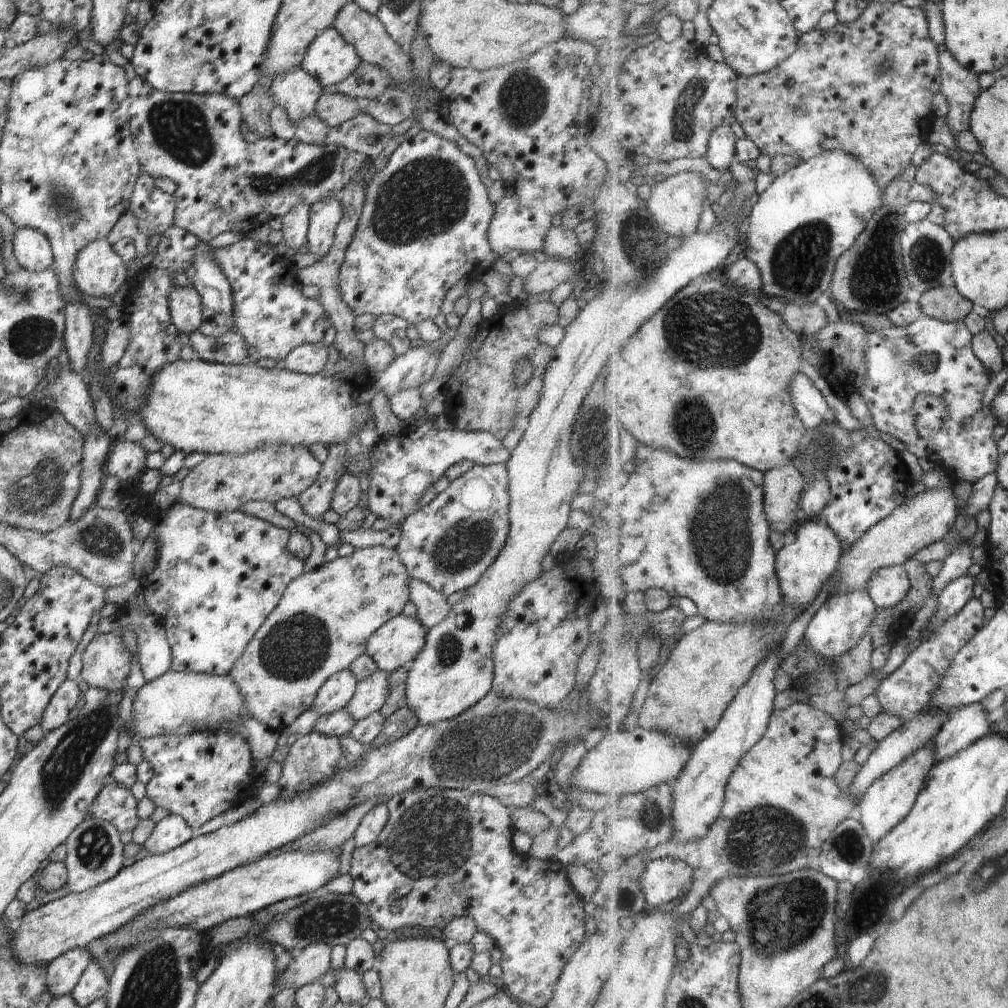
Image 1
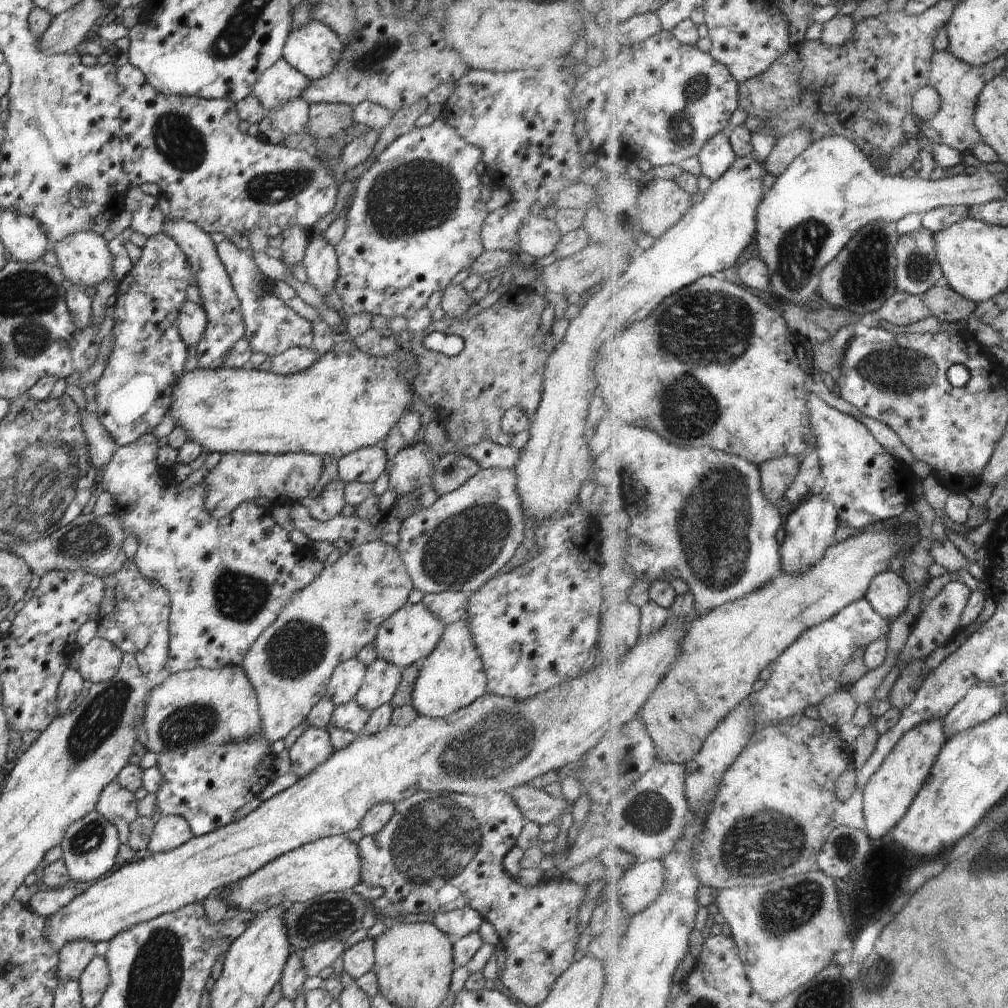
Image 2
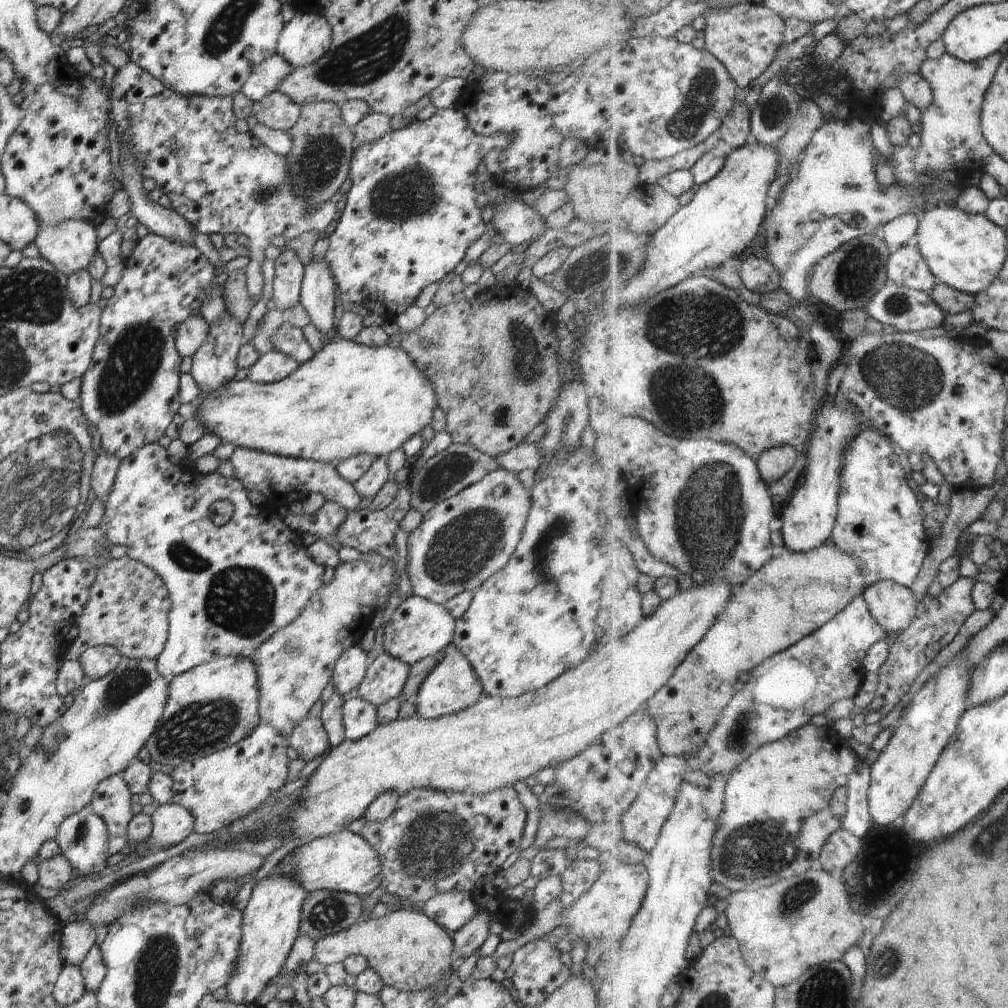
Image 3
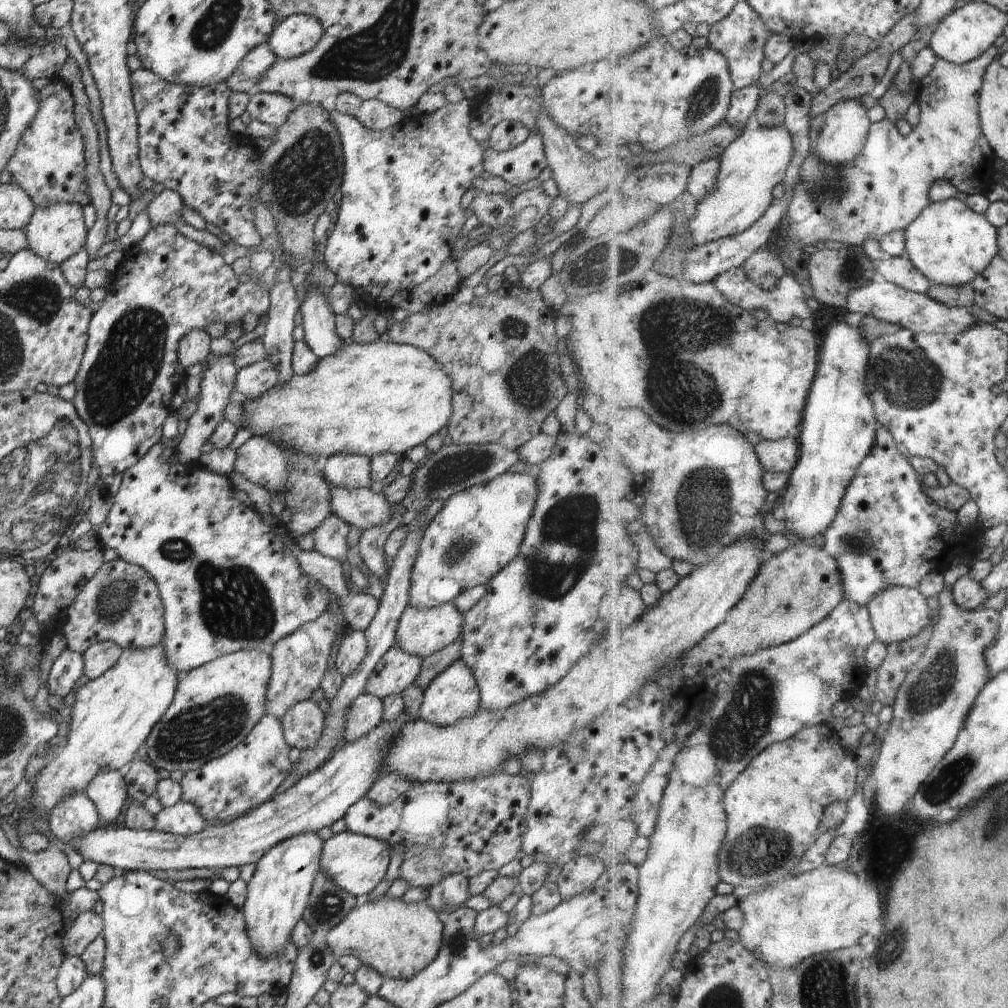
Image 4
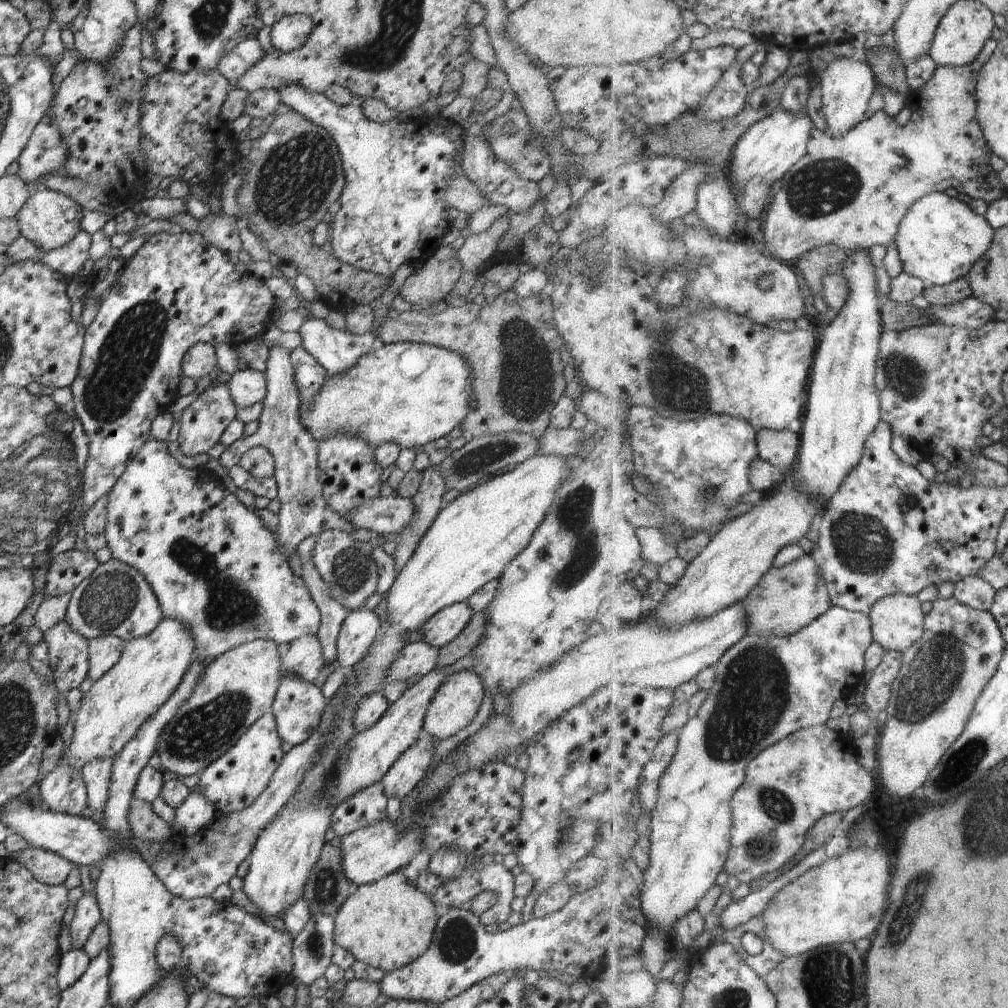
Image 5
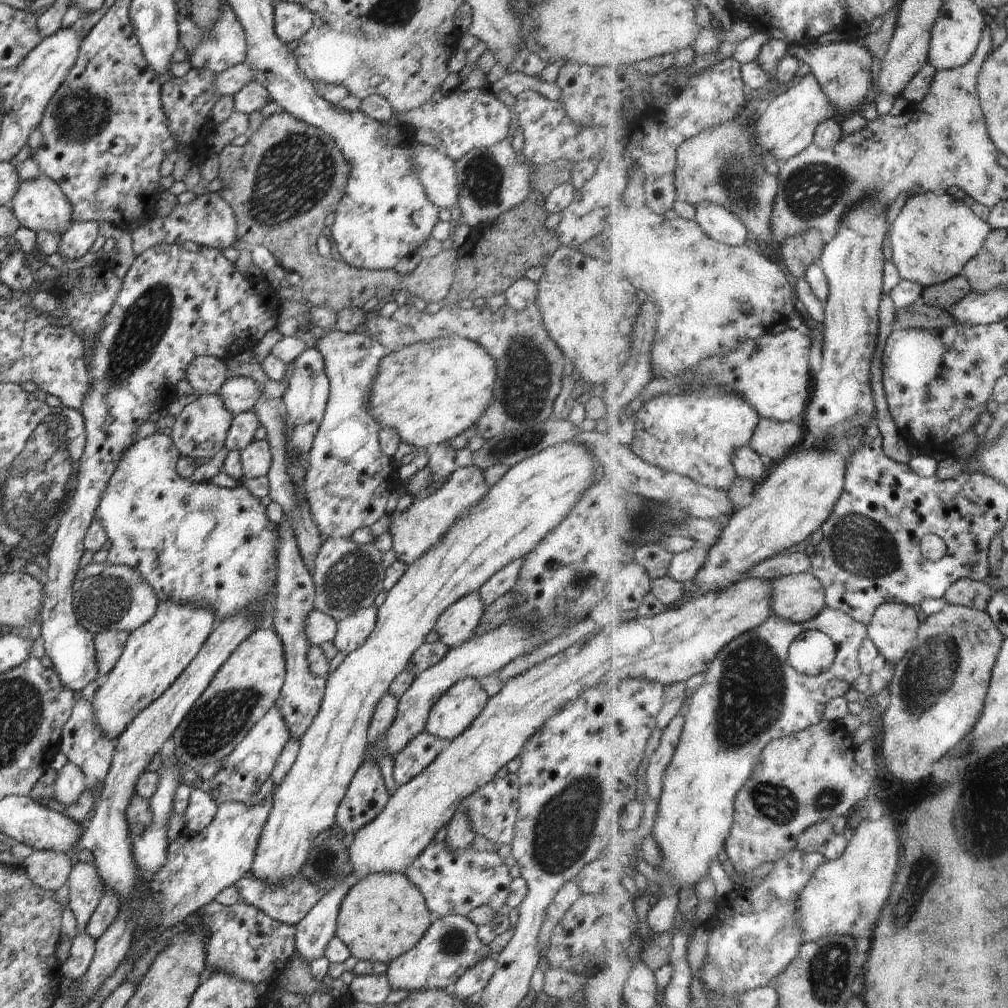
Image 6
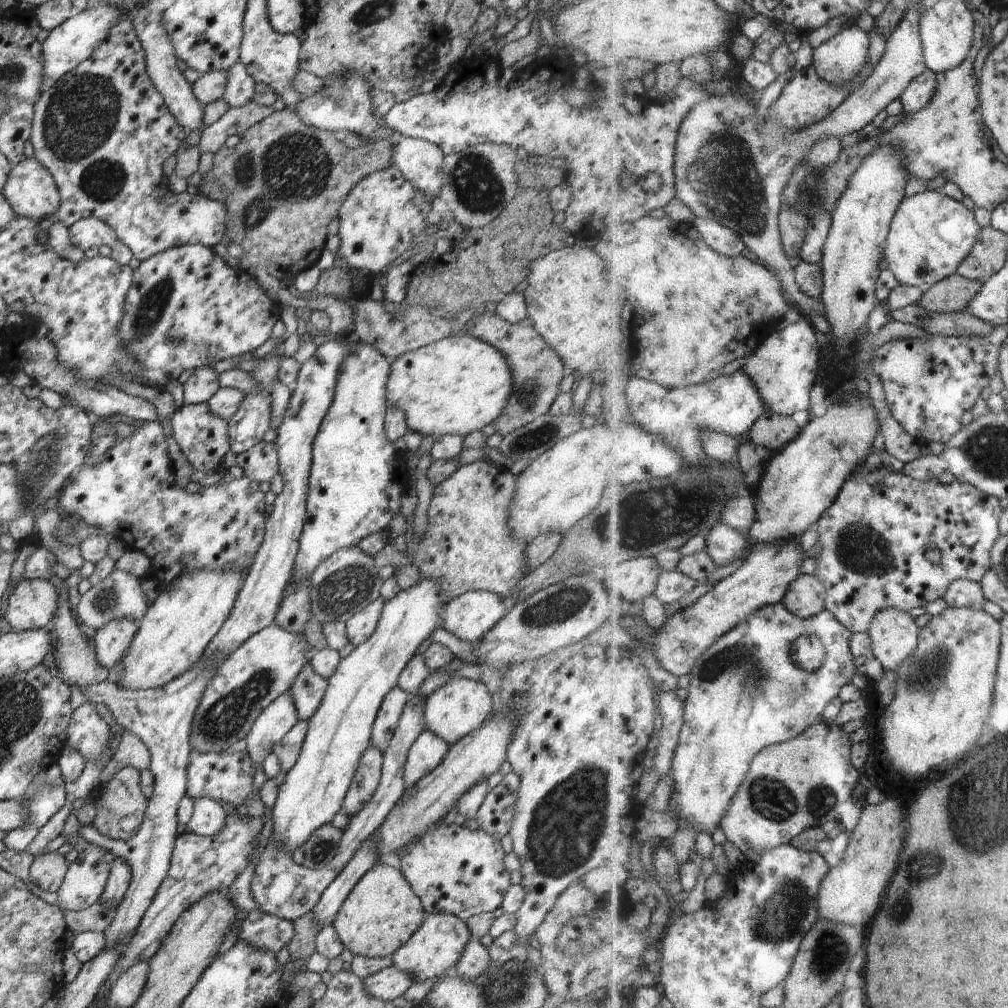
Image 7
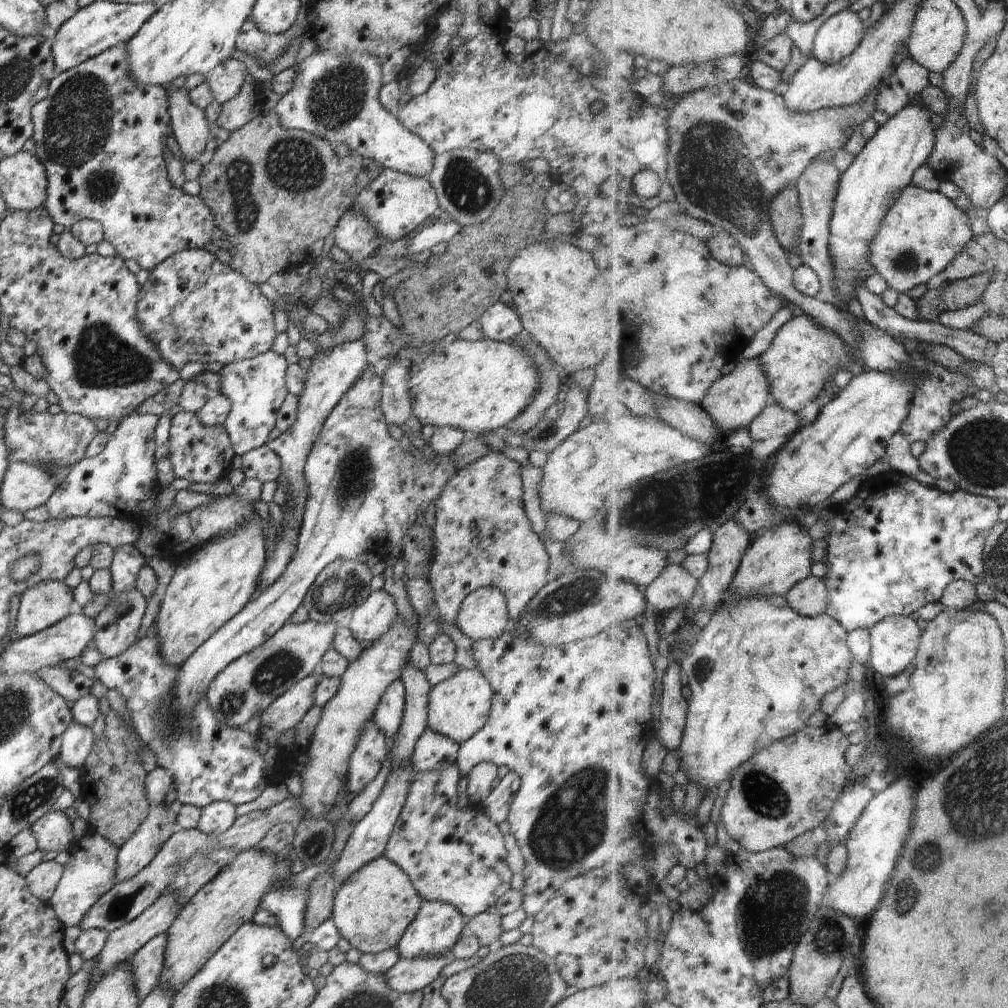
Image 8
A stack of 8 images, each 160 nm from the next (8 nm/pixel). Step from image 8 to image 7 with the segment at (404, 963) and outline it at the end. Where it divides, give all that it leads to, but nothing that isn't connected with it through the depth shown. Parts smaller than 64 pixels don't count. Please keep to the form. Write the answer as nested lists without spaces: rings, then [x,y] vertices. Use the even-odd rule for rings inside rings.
[[[390,966],[362,979],[366,994],[387,1002],[403,997],[406,990],[415,982],[416,978],[412,974],[398,970],[396,966]]]

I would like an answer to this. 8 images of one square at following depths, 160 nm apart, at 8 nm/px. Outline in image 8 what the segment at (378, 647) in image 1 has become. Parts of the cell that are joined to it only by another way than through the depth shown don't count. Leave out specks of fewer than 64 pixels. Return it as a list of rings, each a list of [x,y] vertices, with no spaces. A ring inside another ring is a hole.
[[[494,586],[481,587],[466,596],[458,610],[458,629],[472,642],[498,638],[509,630],[507,601]]]

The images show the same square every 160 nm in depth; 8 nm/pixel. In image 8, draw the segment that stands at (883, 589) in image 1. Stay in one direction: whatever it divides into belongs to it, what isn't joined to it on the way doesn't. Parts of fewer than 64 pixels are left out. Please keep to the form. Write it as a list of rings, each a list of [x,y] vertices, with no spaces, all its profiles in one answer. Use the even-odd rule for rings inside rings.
[[[903,615],[886,618],[872,629],[870,668],[888,678],[905,673],[916,662],[924,633],[914,618]]]

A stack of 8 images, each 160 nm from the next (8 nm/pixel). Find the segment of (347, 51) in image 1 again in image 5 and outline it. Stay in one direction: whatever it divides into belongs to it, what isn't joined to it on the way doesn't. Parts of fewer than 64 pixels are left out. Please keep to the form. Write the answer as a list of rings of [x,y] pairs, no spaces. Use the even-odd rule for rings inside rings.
[[[301,13],[284,16],[272,26],[270,42],[275,51],[288,53],[304,46],[310,37],[314,22]]]

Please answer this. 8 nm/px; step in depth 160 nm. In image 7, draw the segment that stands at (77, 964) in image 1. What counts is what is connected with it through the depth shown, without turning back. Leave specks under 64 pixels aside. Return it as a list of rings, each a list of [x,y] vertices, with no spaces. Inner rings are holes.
[[[88,844],[86,850],[82,850],[78,854],[78,859],[69,864],[67,874],[58,890],[57,906],[59,909],[62,912],[66,912],[66,910],[70,910],[70,912],[82,911],[101,900],[114,860],[114,854],[110,850],[106,850],[98,844]]]

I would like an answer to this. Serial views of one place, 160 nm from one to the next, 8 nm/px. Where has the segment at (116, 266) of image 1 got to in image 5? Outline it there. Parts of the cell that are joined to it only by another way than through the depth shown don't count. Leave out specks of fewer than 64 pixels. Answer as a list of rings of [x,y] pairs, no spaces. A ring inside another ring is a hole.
[[[42,186],[32,191],[28,202],[20,208],[16,219],[21,235],[26,240],[34,242],[44,253],[64,246],[80,232],[83,210],[70,196]]]

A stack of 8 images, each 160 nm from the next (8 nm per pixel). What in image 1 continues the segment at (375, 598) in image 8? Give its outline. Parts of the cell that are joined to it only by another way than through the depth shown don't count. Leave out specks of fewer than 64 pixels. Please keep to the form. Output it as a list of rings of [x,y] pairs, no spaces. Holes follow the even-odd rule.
[[[348,669],[333,674],[316,693],[310,709],[319,716],[344,710],[354,696],[358,683]]]

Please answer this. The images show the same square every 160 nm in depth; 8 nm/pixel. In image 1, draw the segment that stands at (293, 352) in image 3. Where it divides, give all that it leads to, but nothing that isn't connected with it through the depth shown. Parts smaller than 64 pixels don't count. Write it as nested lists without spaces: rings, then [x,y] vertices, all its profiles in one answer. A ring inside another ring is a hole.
[[[245,236],[239,242],[215,249],[213,259],[223,270],[231,286],[234,303],[234,331],[246,339],[248,354],[254,361],[260,358],[284,361],[297,346],[322,341],[324,332],[332,326],[322,303],[318,299],[304,297],[303,285],[297,280],[298,268],[291,260],[290,254],[277,255],[270,245]]]

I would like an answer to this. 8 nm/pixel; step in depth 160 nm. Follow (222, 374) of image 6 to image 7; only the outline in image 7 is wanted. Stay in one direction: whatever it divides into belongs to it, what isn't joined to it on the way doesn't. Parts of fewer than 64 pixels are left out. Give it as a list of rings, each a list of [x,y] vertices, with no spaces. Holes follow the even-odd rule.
[[[208,366],[196,368],[183,385],[184,405],[206,404],[220,388],[214,369]]]

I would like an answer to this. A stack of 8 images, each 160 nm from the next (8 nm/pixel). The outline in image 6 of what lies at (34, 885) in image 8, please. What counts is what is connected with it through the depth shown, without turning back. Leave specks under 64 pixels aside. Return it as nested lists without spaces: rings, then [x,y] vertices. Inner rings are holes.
[[[52,850],[34,851],[20,866],[35,886],[53,893],[67,884],[73,871],[70,855]]]

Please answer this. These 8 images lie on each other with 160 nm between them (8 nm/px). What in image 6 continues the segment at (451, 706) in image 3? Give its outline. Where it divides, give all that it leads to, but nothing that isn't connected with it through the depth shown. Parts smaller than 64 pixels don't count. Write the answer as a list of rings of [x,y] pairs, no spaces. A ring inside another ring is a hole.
[[[478,680],[456,682],[430,710],[425,732],[450,742],[466,731],[486,708],[489,700]]]

